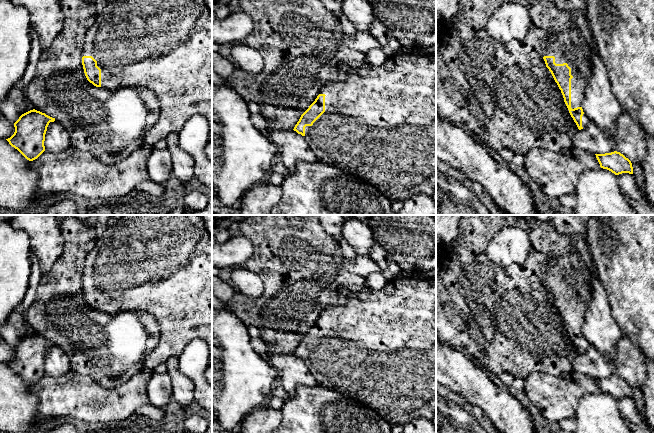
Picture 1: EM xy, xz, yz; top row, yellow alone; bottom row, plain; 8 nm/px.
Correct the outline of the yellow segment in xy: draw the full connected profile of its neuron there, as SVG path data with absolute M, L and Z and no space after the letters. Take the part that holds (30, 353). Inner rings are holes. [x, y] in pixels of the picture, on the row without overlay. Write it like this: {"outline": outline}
{"outline": "M35 333L22 338L14 347L14 358L6 363L9 368L17 373L27 384L37 383L44 375L44 365L47 351L52 342Z"}

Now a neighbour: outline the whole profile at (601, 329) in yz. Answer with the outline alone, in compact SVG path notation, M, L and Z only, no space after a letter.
M597 272L591 274L591 300L582 327L583 336L602 356L616 362L616 347L624 336L614 317L607 292Z

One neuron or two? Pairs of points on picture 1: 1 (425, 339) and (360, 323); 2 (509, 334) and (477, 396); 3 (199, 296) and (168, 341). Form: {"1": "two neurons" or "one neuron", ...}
{"1": "one neuron", "2": "two neurons", "3": "one neuron"}

